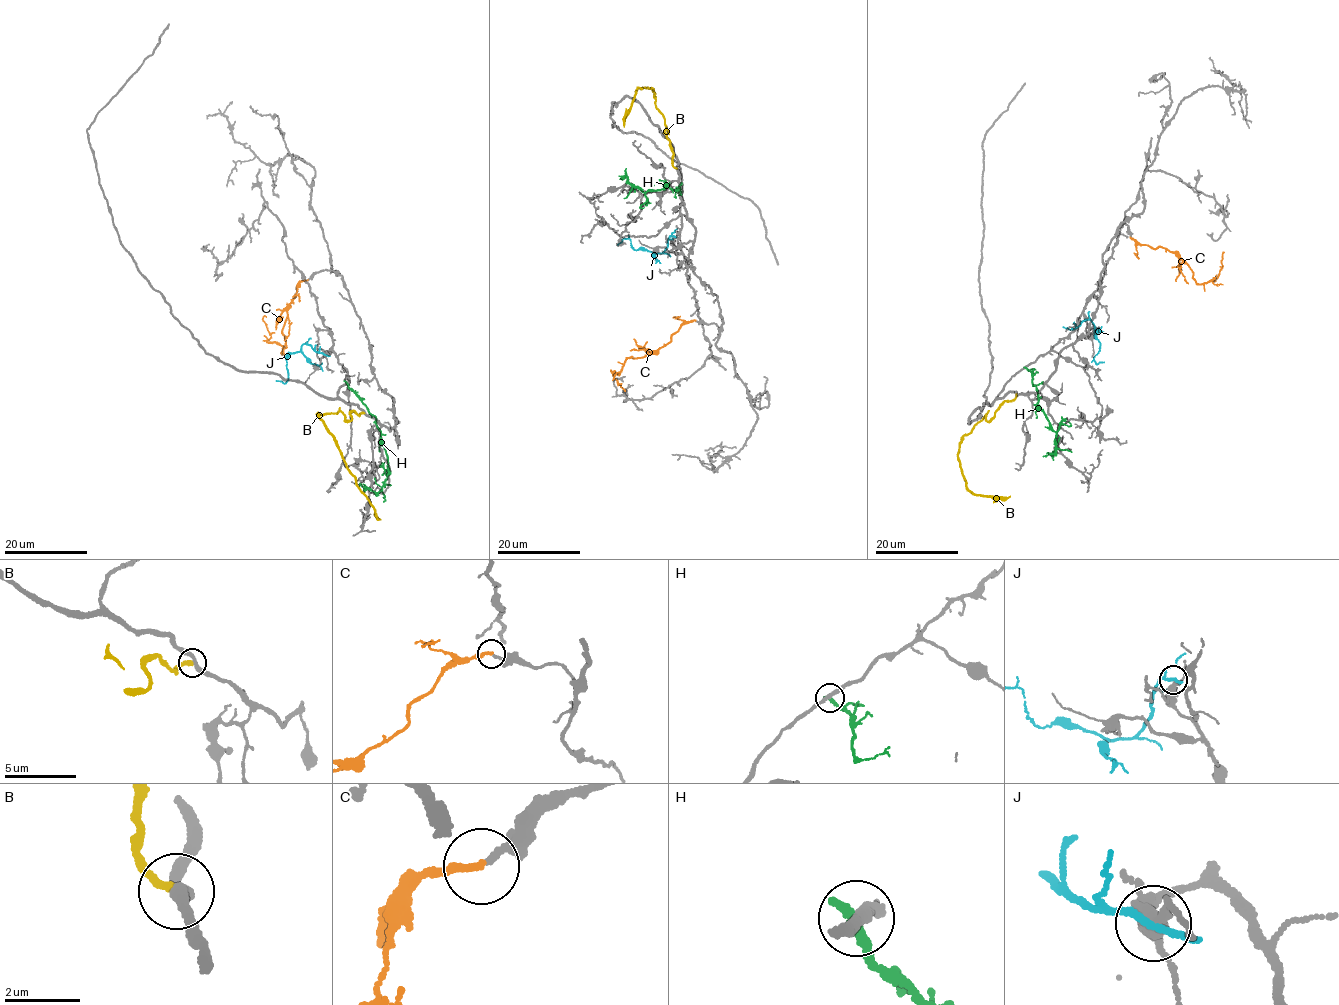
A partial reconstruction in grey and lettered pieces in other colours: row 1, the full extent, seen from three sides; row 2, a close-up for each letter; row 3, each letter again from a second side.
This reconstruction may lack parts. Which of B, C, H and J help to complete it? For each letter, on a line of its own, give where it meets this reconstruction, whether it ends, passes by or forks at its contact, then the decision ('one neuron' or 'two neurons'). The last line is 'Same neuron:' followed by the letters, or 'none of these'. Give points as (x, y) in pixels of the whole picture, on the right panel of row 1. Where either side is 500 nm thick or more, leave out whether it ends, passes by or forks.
B: meets grey at (1016, 394); it ends there; two neurons
C: meets grey at (1130, 237); it ends there; one neuron
H: meets grey at (1025, 367); it ends there; two neurons
J: meets grey at (1072, 329); it passes by; two neurons
Same neuron: C

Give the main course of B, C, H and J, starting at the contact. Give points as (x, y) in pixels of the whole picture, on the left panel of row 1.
B: (364, 413), (353, 410), (350, 420), (340, 411), (318, 413), (380, 519)
C: (307, 280), (298, 283), (289, 305), (282, 330), (286, 347), (266, 341), (270, 337), (262, 319), (265, 315)
H: (347, 383), (376, 418), (387, 461), (381, 490), (377, 492), (360, 485), (359, 487)
J: (324, 354), (302, 345), (286, 360), (288, 378), (284, 384), (276, 380)

